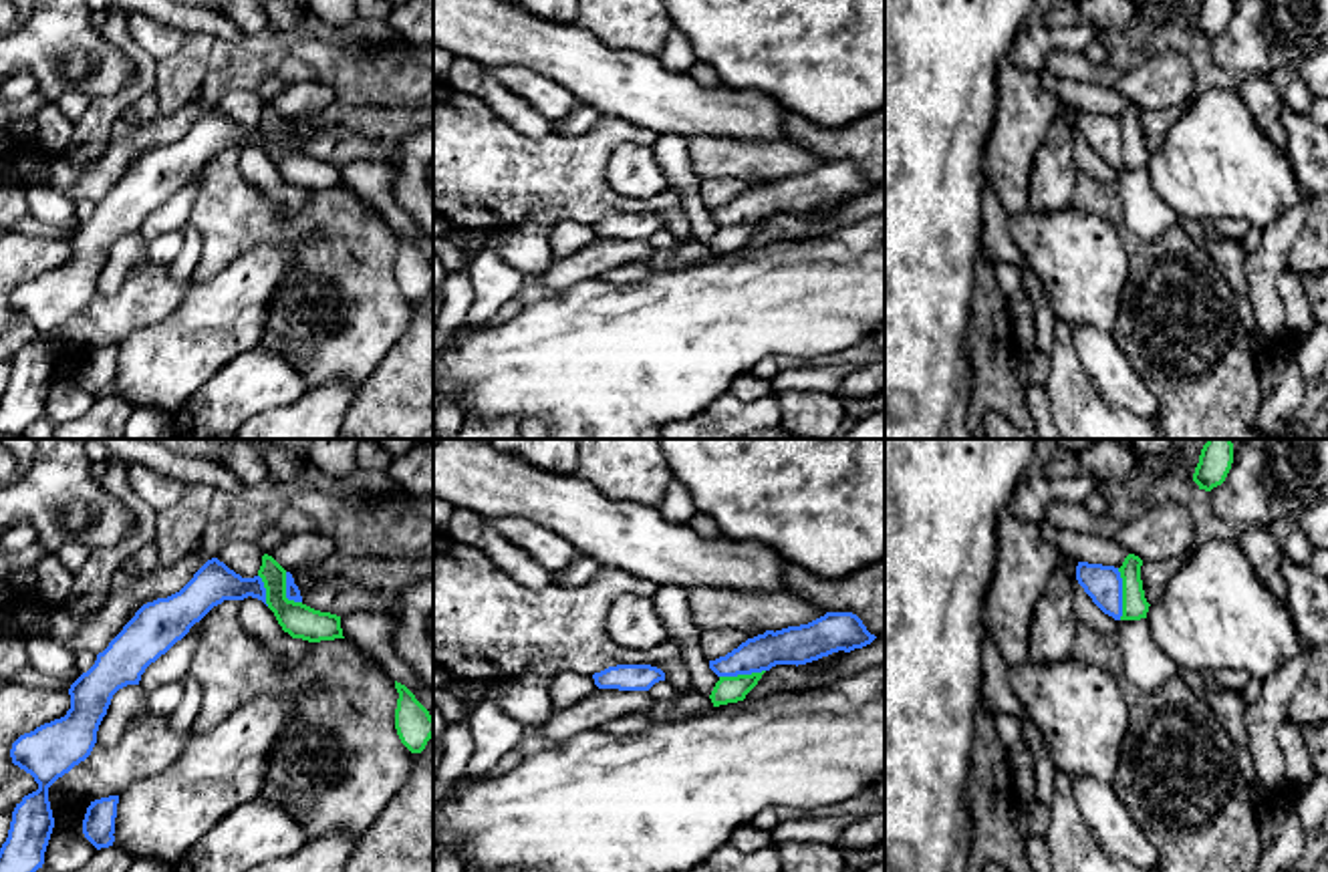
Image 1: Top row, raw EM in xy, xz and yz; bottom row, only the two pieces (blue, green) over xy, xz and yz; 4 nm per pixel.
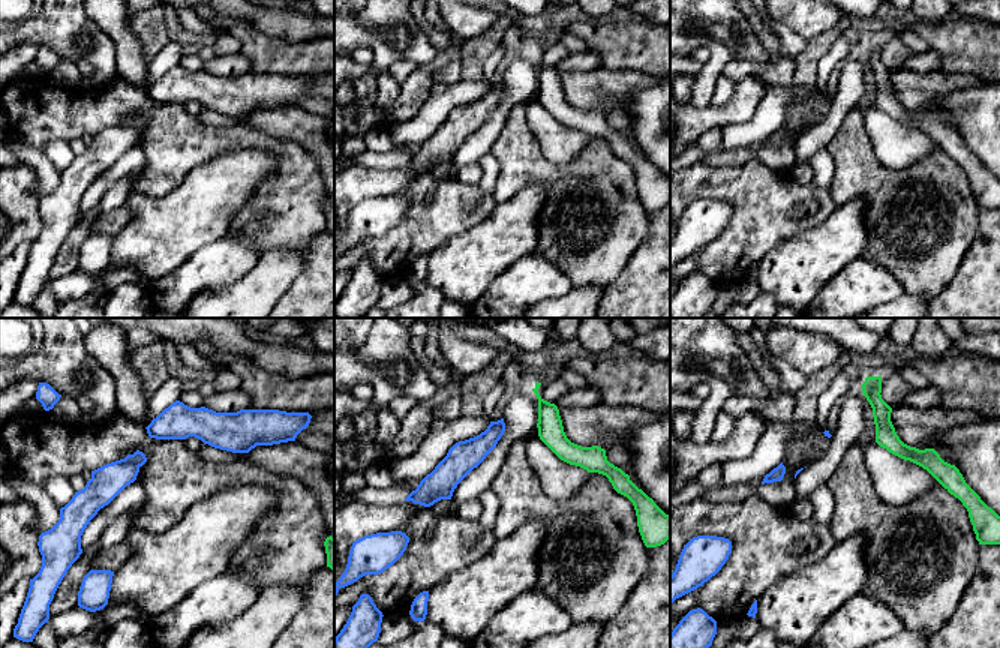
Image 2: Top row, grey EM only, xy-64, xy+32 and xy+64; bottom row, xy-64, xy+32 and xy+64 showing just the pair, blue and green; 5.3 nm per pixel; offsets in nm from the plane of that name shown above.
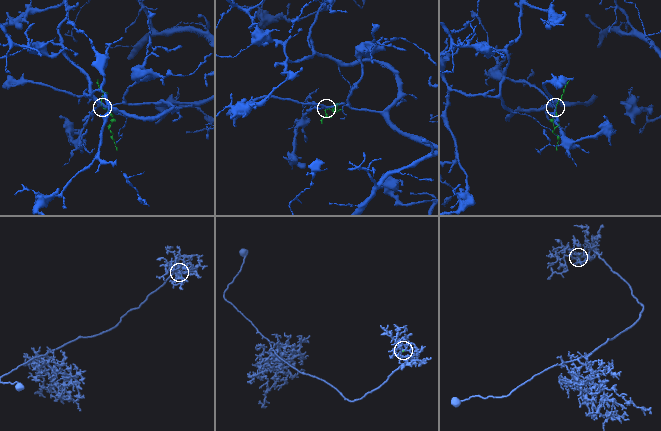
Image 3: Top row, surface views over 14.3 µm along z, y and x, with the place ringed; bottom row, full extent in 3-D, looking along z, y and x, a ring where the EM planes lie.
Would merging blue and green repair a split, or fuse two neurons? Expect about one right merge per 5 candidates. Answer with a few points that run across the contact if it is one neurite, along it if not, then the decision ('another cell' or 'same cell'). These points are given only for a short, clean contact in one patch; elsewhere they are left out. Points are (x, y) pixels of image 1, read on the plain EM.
line yz (1117, 117), (1121, 127), (1121, 168); another cell

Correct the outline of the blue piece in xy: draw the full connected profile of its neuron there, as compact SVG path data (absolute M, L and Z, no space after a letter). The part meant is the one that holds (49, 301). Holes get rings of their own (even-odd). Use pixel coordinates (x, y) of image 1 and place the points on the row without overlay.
M218 107L208 109L179 141L135 161L97 203L95 213L71 234L71 258L64 266L12 292L12 312L30 322L38 338L24 344L12 360L8 387L0 397L0 435L22 435L42 417L54 377L48 336L91 304L113 244L127 234L139 234L145 217L214 155L248 145L266 153L260 125L242 127Z

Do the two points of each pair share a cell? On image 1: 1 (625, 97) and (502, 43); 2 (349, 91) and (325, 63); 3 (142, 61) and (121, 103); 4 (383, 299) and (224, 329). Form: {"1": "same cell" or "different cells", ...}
{"1": "same cell", "2": "same cell", "3": "same cell", "4": "different cells"}

